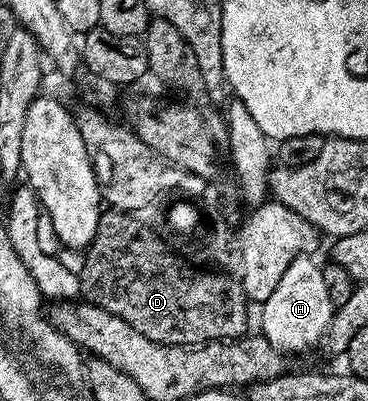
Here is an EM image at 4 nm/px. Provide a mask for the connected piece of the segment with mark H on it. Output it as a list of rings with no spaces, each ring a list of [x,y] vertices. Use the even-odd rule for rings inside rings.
[[[309,256],[296,258],[283,272],[279,284],[275,284],[275,292],[271,292],[269,299],[260,307],[260,333],[275,349],[289,356],[311,349],[320,338],[322,341],[333,319],[333,301],[323,285],[321,266],[313,260]]]

